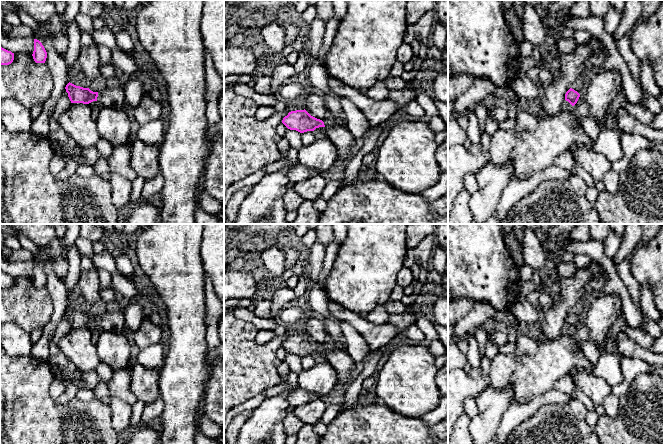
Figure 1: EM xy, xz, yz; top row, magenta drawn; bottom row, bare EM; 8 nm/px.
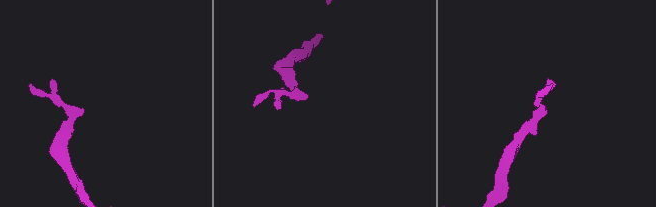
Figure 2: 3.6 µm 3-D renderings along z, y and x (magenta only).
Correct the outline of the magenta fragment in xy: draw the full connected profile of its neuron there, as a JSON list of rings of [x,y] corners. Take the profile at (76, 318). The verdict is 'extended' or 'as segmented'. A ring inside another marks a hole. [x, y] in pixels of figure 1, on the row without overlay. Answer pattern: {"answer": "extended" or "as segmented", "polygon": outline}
{"answer": "extended", "polygon": [[[68,307],[65,311],[71,327],[89,328],[96,325],[101,330],[111,331],[113,333],[126,334],[127,327],[123,310],[106,311],[100,316],[93,316],[89,312],[76,310]]]}

